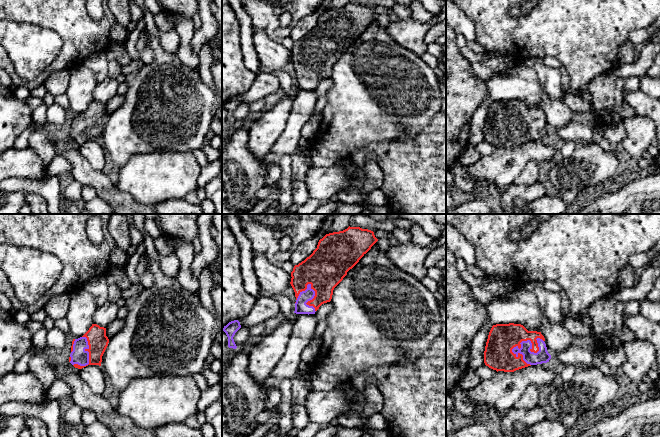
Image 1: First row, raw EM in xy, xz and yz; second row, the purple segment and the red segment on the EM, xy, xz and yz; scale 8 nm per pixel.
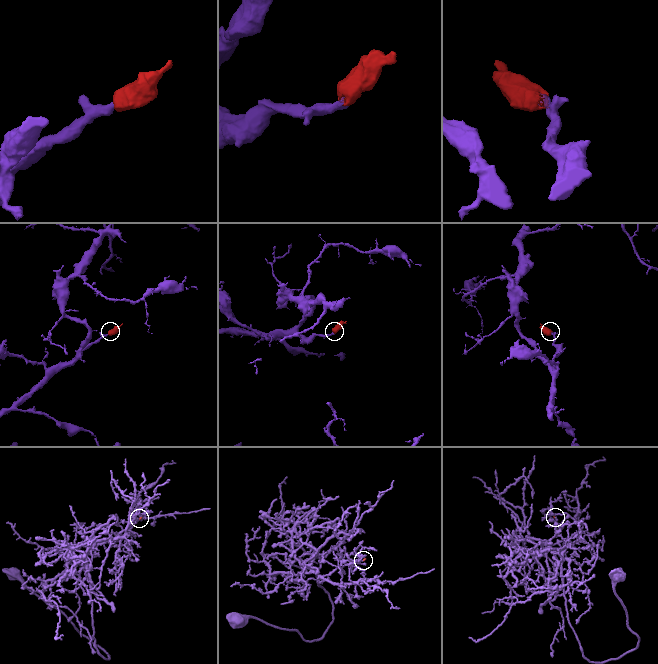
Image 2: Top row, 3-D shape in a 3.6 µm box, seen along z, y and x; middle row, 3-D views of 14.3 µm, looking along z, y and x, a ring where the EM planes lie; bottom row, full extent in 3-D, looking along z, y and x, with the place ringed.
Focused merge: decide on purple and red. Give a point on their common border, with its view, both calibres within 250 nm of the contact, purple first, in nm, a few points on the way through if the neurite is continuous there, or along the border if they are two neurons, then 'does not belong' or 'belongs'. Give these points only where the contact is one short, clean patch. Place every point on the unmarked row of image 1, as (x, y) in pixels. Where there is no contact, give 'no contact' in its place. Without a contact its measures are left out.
meets purple in yz at (531, 122); 110 nm thick on the purple side, 240 nm on the other; runs through yz (542, 132), (531, 127), (531, 122), (529, 116), (502, 114); belongs

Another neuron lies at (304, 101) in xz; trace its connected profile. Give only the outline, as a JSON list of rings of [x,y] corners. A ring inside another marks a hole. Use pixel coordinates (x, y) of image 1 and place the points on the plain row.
[[[297,90],[286,125],[271,150],[261,159],[268,174],[271,164],[281,165],[284,155],[291,156],[301,143],[301,129],[313,115],[318,95],[315,90]]]

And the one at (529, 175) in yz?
[[[529,161],[521,173],[517,176],[514,183],[518,185],[533,185],[539,180],[540,164]]]

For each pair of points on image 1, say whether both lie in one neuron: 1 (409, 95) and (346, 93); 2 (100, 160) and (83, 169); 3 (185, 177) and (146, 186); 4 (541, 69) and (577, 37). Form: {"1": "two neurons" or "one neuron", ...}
{"1": "one neuron", "2": "two neurons", "3": "one neuron", "4": "two neurons"}

